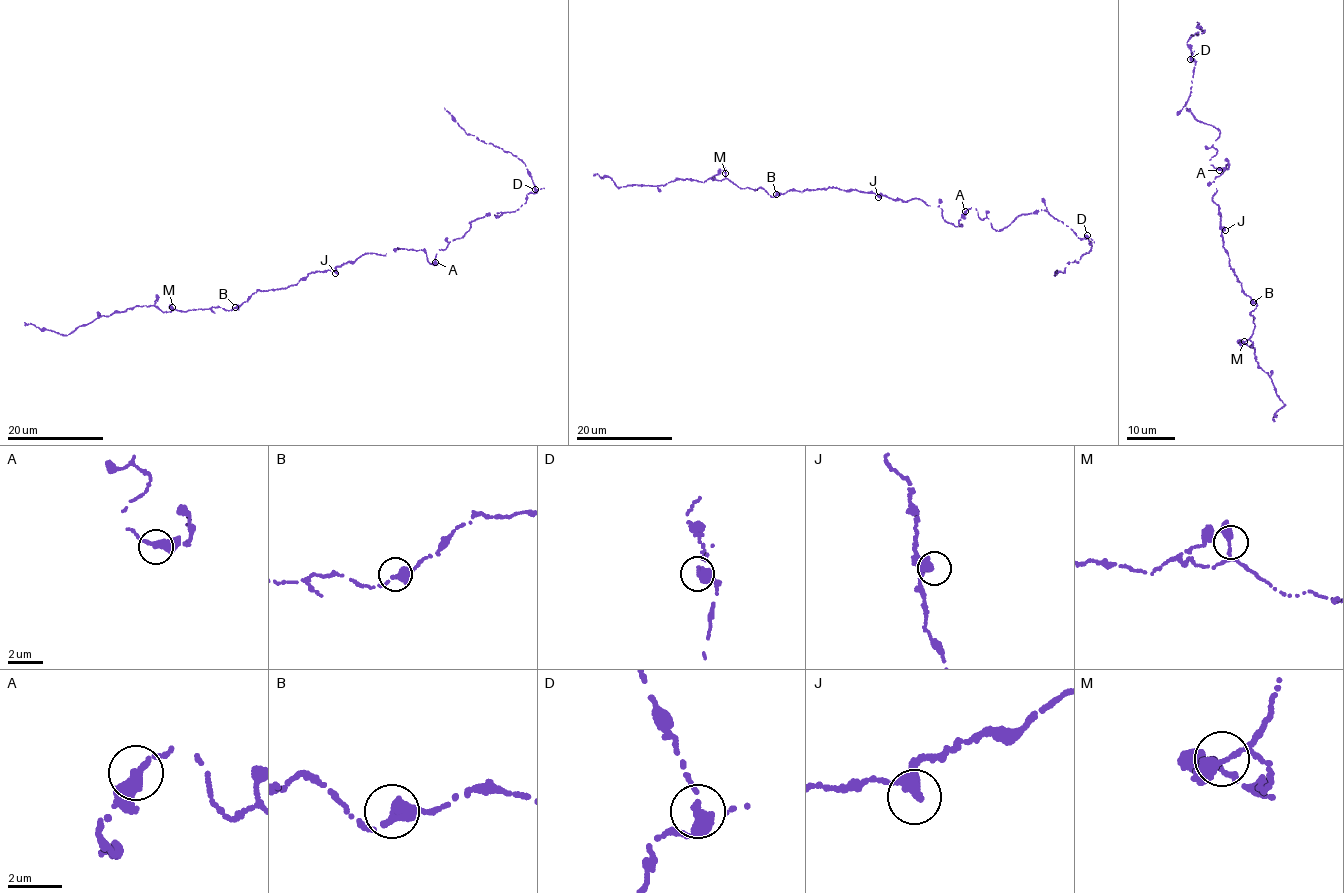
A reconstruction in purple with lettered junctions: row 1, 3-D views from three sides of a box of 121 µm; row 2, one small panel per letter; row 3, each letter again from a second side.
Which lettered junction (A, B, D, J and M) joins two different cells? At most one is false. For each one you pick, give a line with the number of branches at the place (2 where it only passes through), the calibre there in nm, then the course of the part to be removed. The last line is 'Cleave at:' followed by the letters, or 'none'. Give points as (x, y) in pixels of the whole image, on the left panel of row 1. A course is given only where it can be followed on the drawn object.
D: 3 branches meet; 280 nm thick; foreign part runs (534, 189), (525, 165), (517, 156), (468, 134), (445, 108)
Cleave at: D

